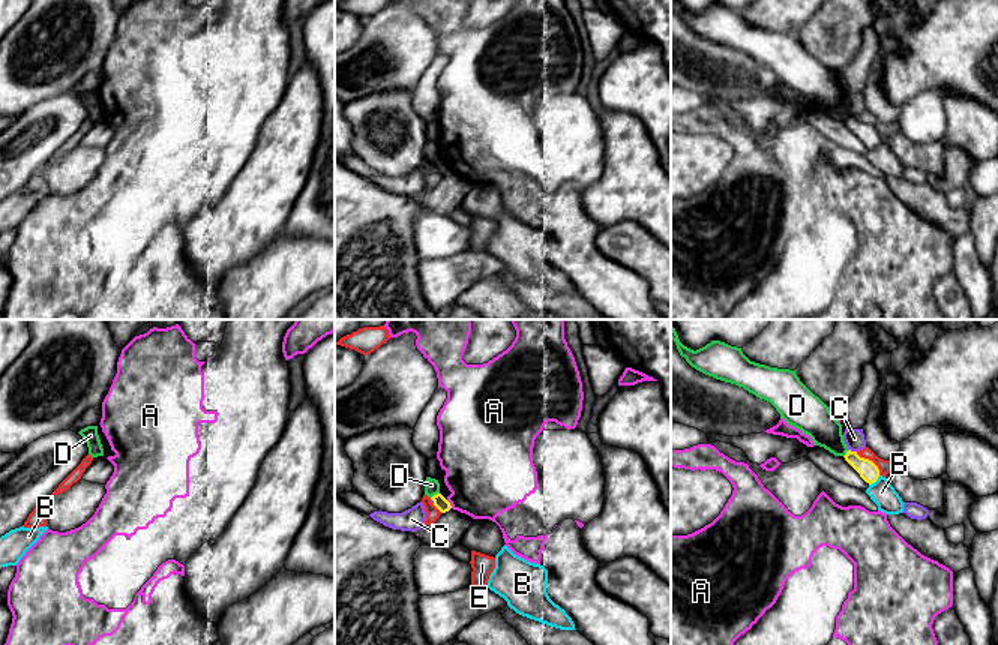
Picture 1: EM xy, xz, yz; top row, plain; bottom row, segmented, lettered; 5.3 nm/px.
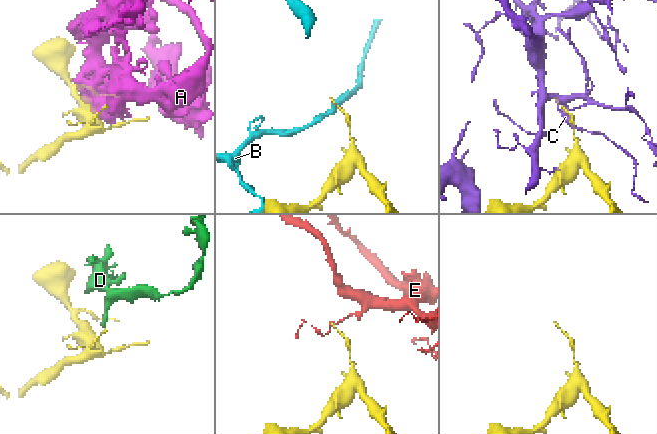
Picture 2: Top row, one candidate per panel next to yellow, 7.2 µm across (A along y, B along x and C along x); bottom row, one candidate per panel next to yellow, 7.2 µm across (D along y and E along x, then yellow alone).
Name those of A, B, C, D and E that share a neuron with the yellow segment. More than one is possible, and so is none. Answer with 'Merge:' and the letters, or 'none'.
Merge: none

